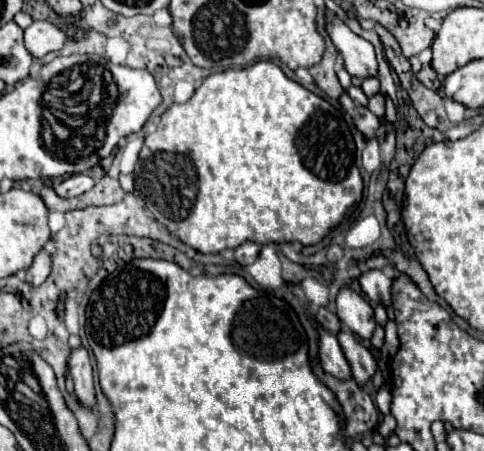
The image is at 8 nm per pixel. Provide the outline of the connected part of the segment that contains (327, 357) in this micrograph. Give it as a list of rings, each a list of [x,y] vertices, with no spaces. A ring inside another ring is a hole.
[[[318,329],[318,337],[320,337],[318,339],[318,357],[320,357],[324,371],[332,373],[338,379],[350,379],[352,377],[350,365],[340,349],[338,339],[324,329]]]

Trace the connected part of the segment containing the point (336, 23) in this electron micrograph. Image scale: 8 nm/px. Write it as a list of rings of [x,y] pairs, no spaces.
[[[328,13],[326,15],[326,33],[332,39],[338,53],[344,57],[344,67],[350,75],[356,75],[360,79],[364,77],[376,77],[378,63],[374,55],[372,43],[366,39],[360,39],[338,15]]]

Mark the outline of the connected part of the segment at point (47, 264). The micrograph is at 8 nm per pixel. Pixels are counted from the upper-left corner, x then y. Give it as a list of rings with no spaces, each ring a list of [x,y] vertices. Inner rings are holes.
[[[40,249],[38,255],[34,257],[34,263],[26,271],[26,281],[32,285],[40,285],[50,275],[50,269],[52,269],[52,257],[48,255],[46,249]]]

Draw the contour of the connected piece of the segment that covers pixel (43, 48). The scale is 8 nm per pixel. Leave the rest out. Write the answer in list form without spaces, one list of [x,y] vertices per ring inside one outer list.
[[[34,21],[28,29],[24,29],[26,49],[38,59],[52,51],[60,51],[66,39],[68,39],[66,31],[62,31],[58,25],[50,21]]]

